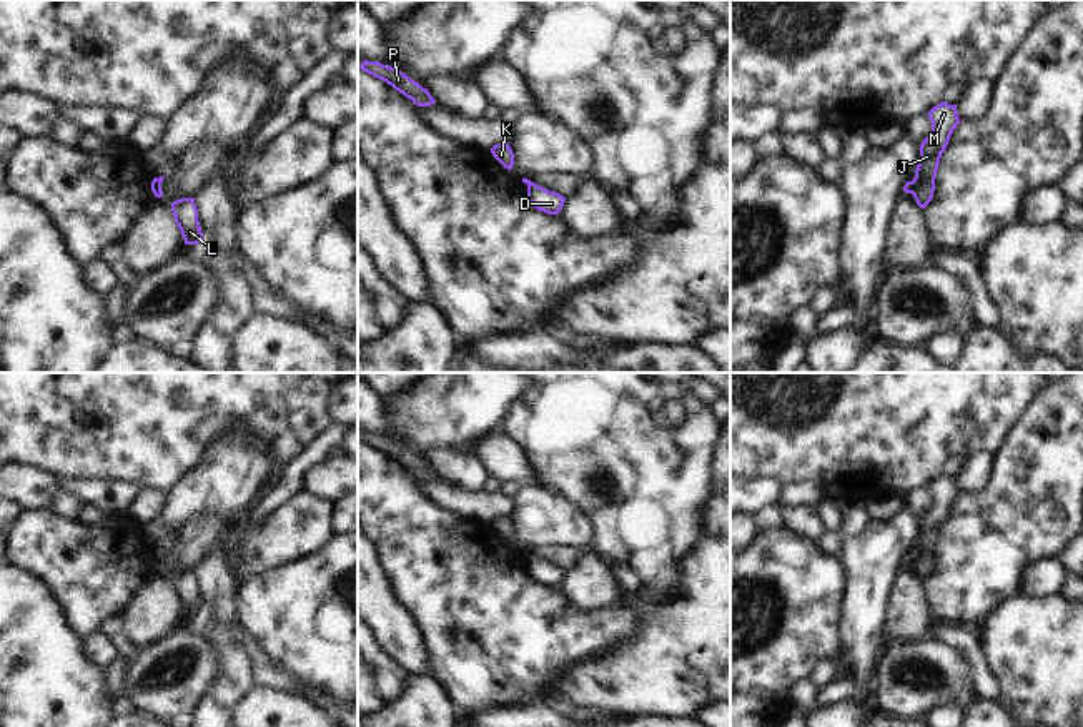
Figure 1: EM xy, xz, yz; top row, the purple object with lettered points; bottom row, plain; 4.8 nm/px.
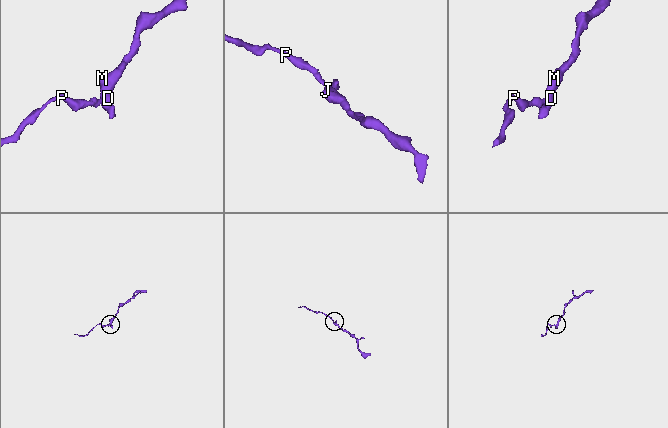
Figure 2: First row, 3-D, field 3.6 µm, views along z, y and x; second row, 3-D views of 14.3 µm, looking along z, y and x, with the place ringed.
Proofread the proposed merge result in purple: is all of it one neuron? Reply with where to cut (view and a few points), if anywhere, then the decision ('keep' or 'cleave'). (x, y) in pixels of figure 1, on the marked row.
cut in xy along (155, 178), (158, 185), (157, 195); cleave

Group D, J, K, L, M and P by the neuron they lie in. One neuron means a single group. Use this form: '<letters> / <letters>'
D J L M / K P

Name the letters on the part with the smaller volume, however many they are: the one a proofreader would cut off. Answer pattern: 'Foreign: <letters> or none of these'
Foreign: K, P.

